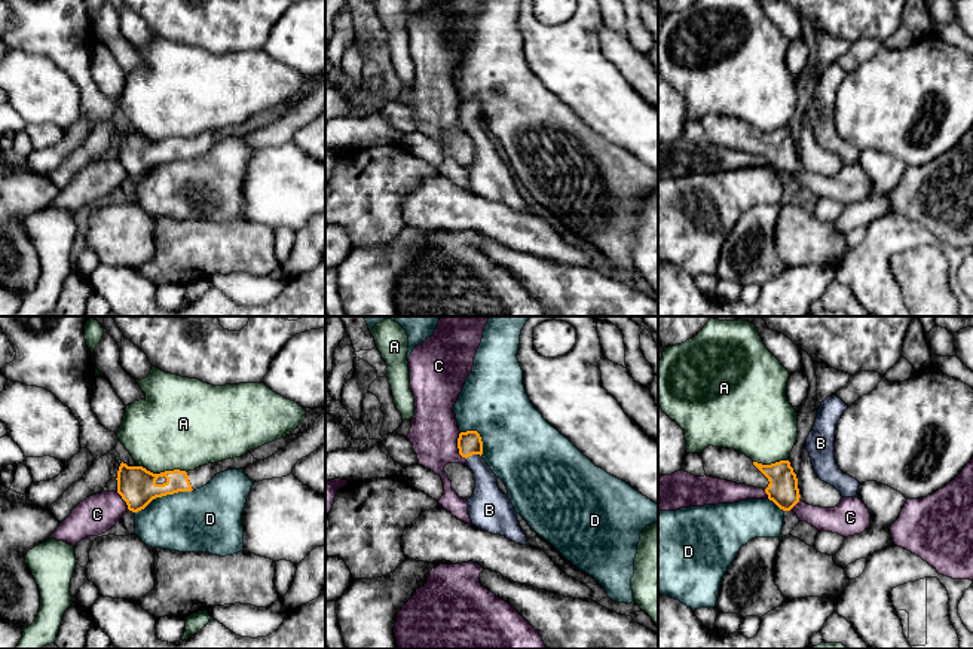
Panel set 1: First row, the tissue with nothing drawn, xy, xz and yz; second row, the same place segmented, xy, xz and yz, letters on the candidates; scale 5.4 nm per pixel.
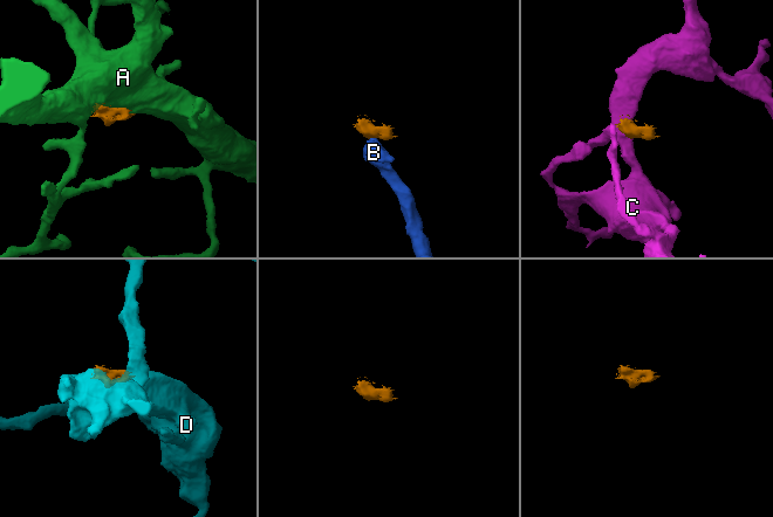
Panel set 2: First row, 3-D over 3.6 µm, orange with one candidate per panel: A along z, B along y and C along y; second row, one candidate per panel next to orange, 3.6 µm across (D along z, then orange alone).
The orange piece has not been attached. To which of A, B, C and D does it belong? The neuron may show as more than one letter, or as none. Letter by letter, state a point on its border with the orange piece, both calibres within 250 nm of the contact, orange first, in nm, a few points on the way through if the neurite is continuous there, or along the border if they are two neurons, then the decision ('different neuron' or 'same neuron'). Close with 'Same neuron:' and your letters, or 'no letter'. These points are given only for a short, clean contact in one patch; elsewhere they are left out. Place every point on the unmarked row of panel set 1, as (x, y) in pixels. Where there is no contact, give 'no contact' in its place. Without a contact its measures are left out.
A: meets orange in xy at (162, 140); 200 nm thick on the orange side, 440 nm on the other; different neuron
B: meets orange in xz at (473, 121); 130 nm thick on the orange side, 150 nm on the other; runs through xz (470, 110), (473, 121), (486, 149), (486, 164); same neuron
C: meets orange in xz at (458, 113); 130 nm thick on the orange side, 260 nm on the other; border along xz (459, 100), (458, 119), (465, 126); different neuron
D: meets orange in xy at (164, 162); 200 nm thick on the orange side, 340 nm on the other; different neuron
Same neuron: B

